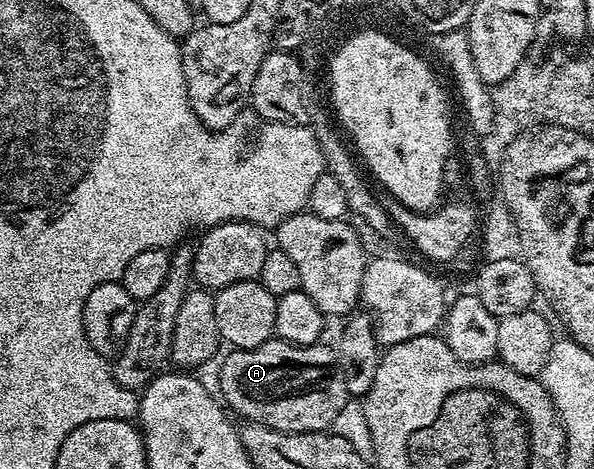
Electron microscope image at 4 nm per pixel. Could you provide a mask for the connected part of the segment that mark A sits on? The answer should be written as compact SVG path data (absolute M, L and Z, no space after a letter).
M271 338L255 348L227 353L218 368L217 391L221 403L243 421L277 432L324 432L344 410L348 399L344 370L337 351L326 344L290 344Z

